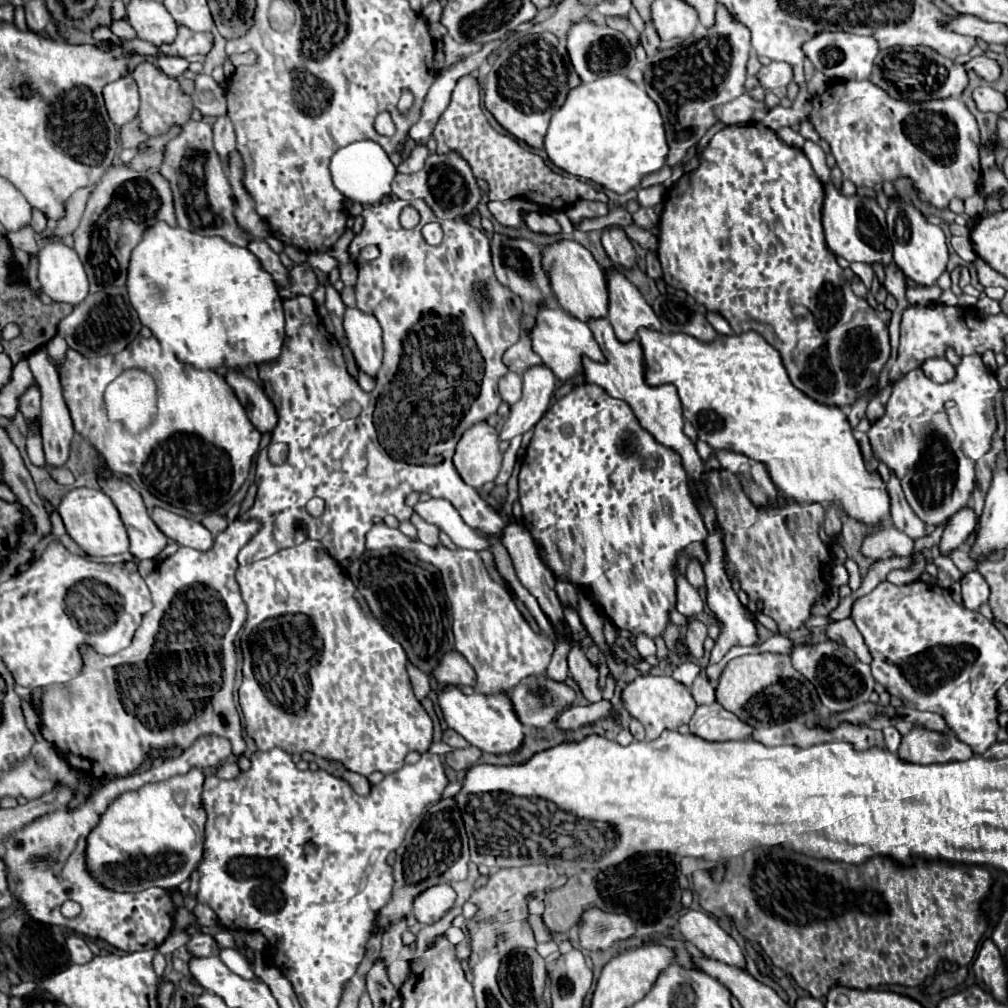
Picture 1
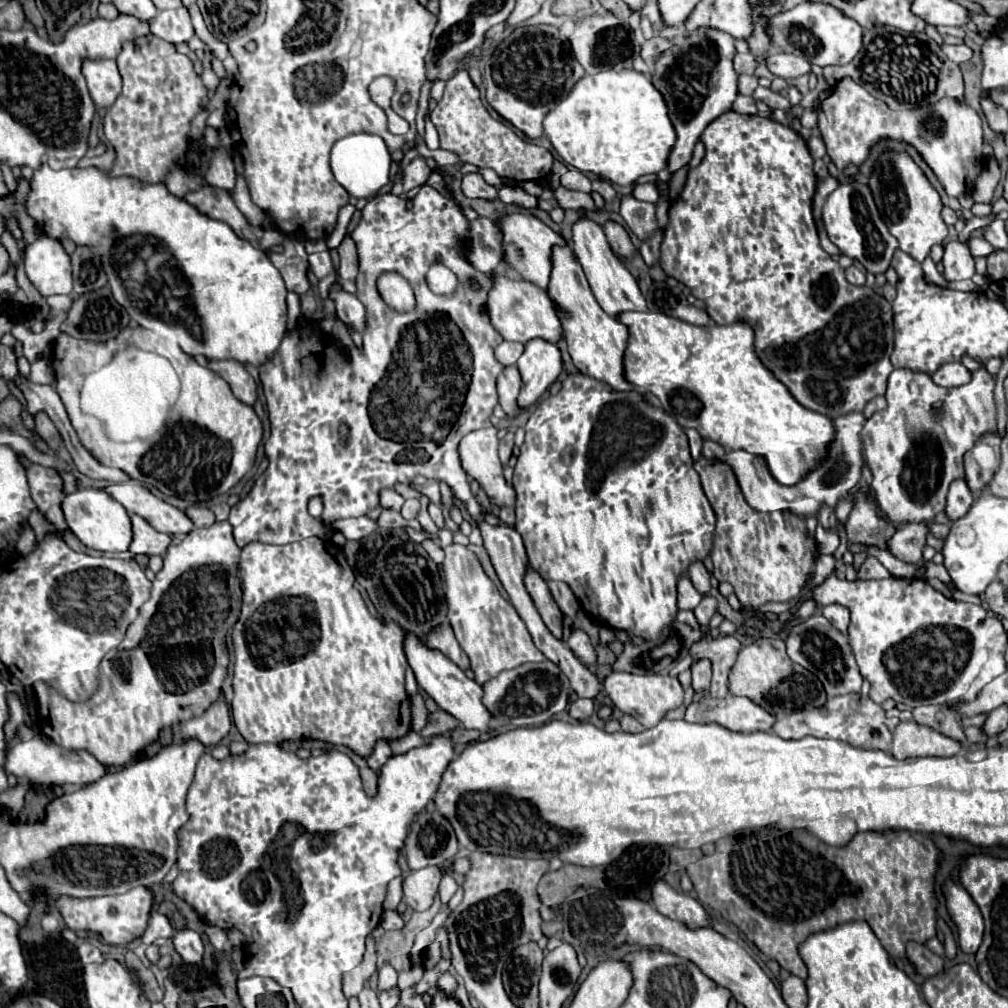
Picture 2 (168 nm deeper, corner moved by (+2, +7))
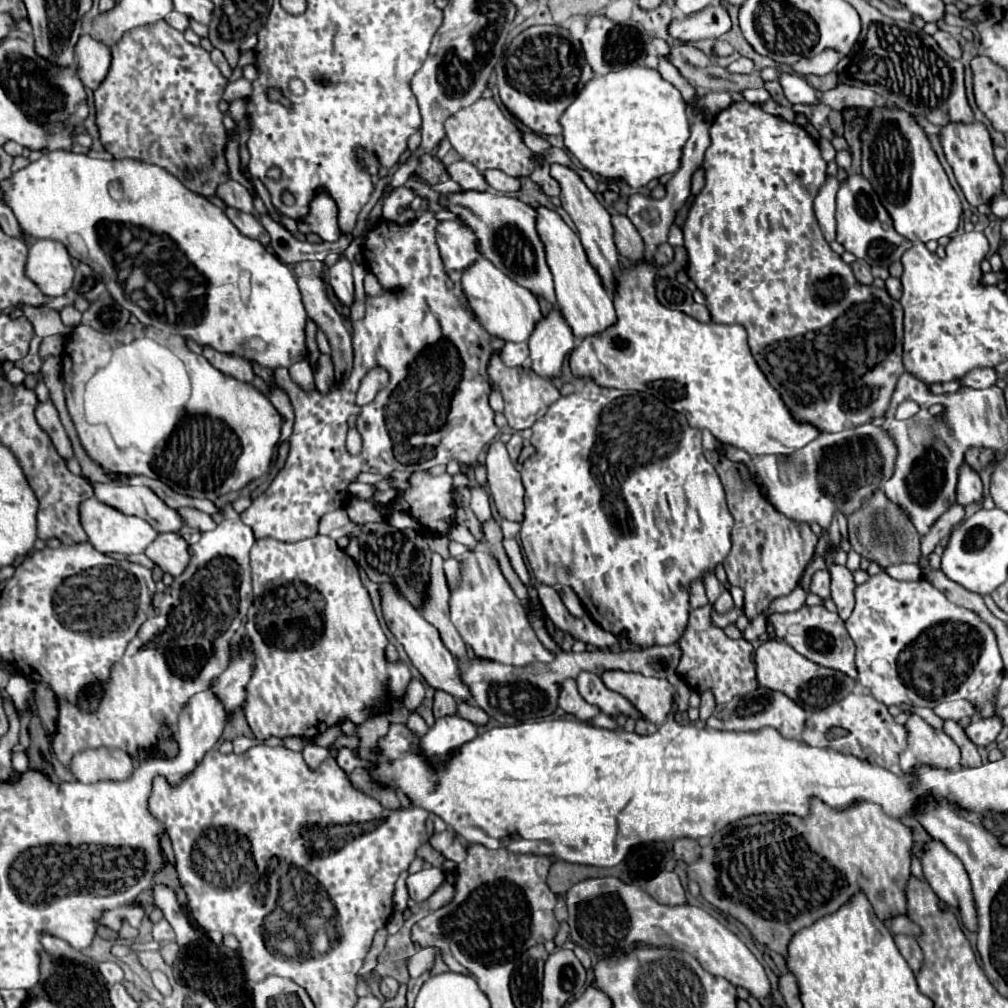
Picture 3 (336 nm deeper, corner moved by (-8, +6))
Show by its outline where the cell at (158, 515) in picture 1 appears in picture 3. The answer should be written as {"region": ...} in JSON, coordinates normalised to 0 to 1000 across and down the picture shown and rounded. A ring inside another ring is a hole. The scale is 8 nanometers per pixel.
{"region":[[[91,478],[93,492],[121,510],[137,512],[157,528],[177,528],[181,514],[167,504],[147,482],[131,482],[125,478]]]}

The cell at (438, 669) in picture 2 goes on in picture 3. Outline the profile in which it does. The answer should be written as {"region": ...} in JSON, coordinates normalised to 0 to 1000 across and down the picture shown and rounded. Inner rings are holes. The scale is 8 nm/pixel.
{"region":[[[389,577],[377,579],[375,587],[377,587],[377,595],[379,595],[379,609],[381,609],[383,621],[391,629],[391,633],[401,641],[411,663],[423,673],[423,677],[429,683],[440,685],[440,687],[448,688],[452,694],[466,694],[466,687],[456,675],[454,657],[438,639],[435,625],[427,617],[423,617],[419,613],[419,609],[415,605],[411,605],[411,601],[407,601],[407,597],[403,597],[403,593],[399,593],[399,589],[395,589],[395,583]]]}

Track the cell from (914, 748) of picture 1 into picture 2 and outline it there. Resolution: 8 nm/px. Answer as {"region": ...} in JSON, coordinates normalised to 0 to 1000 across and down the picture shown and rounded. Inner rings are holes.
{"region":[[[897,715],[887,723],[885,751],[901,753],[901,751],[944,751],[954,745],[954,737],[938,731],[923,721],[911,719],[909,715]]]}

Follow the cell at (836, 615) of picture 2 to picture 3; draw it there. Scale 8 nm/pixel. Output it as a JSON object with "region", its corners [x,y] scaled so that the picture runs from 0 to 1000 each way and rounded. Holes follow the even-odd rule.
{"region":[[[825,542],[825,546],[817,552],[817,558],[819,558],[819,565],[823,567],[823,587],[825,587],[825,595],[829,597],[831,601],[831,611],[835,615],[839,615],[843,609],[845,609],[845,603],[847,603],[847,575],[845,575],[845,567],[839,563],[839,562],[833,562],[827,558],[827,552],[833,544],[831,542]]]}

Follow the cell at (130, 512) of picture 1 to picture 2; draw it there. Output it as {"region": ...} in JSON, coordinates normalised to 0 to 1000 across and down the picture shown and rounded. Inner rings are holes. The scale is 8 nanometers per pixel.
{"region":[[[129,511],[131,517],[131,539],[129,539],[129,547],[133,551],[143,549],[143,551],[161,551],[165,547],[165,543],[169,541],[169,533],[155,527],[147,517],[143,517],[139,511]]]}

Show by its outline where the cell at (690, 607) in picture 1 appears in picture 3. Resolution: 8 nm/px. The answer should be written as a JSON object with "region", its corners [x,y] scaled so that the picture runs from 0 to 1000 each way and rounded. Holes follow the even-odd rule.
{"region":[[[696,575],[687,577],[687,581],[685,581],[685,601],[687,601],[687,603],[694,603],[694,601],[698,601],[700,597],[702,597],[702,593],[700,593],[700,585],[698,585]]]}

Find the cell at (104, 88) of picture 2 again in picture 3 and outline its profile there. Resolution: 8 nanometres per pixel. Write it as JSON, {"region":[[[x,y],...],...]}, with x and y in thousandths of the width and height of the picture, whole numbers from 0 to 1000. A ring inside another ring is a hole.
{"region":[[[87,34],[79,36],[75,42],[75,69],[81,77],[83,85],[89,89],[95,89],[109,67],[109,48],[101,42],[89,38]]]}

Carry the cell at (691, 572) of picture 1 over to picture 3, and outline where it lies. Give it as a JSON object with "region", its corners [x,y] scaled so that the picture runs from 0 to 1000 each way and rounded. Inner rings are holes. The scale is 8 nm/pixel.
{"region":[[[708,569],[698,571],[698,581],[700,581],[700,589],[702,589],[702,599],[684,609],[683,623],[673,637],[673,641],[677,641],[677,657],[673,659],[671,667],[685,681],[685,685],[688,685],[692,688],[706,685],[710,696],[718,698],[718,696],[724,696],[732,688],[742,688],[752,683],[750,663],[748,663],[748,655],[746,655],[748,643],[738,633],[726,635],[718,629],[716,623],[708,621],[704,609],[710,593],[716,589],[718,581],[712,577],[712,573]]]}

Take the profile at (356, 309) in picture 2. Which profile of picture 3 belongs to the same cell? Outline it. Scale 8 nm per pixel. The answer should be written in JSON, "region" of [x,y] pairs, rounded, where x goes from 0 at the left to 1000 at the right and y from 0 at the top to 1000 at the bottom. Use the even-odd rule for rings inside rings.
{"region":[[[341,254],[325,266],[327,270],[327,284],[331,286],[337,300],[347,304],[351,300],[351,282],[349,282],[349,260]]]}

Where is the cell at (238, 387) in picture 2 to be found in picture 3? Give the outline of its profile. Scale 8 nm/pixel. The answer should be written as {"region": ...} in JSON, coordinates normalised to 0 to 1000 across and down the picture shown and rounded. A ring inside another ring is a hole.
{"region":[[[202,343],[202,353],[208,357],[208,361],[212,365],[216,365],[218,369],[226,371],[226,373],[232,373],[240,379],[250,379],[252,377],[252,369],[250,369],[250,363],[244,355],[236,355],[232,351],[220,351],[208,343]]]}

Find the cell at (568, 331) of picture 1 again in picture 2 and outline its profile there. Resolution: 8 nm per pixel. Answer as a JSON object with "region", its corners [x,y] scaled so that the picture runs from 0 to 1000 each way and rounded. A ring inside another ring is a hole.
{"region":[[[490,271],[490,287],[484,291],[484,311],[488,322],[502,338],[524,340],[528,336],[540,336],[554,342],[560,336],[552,301],[544,295],[542,289],[538,289],[534,283],[528,283],[526,279],[518,279],[502,271]]]}

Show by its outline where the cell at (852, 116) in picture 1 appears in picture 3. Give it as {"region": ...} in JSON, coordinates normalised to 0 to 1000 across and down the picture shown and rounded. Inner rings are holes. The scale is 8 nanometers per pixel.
{"region":[[[966,121],[966,123],[938,123],[935,127],[935,145],[938,151],[938,157],[942,161],[942,165],[946,167],[948,173],[948,181],[952,183],[958,198],[964,204],[972,204],[972,202],[982,202],[988,194],[994,192],[994,171],[986,159],[984,153],[984,139],[980,129],[976,127],[976,123]]]}

